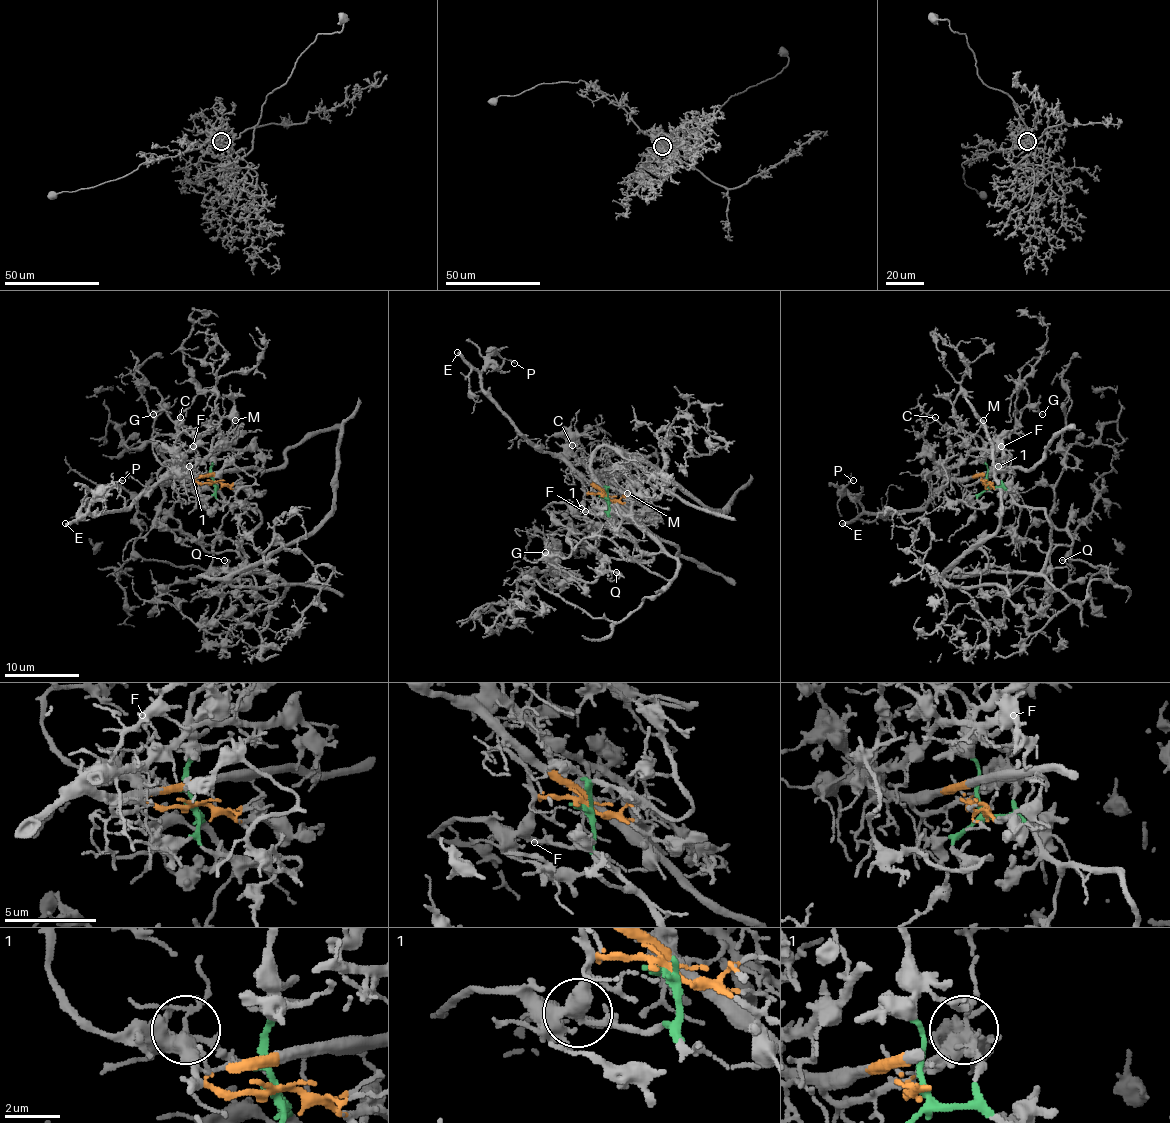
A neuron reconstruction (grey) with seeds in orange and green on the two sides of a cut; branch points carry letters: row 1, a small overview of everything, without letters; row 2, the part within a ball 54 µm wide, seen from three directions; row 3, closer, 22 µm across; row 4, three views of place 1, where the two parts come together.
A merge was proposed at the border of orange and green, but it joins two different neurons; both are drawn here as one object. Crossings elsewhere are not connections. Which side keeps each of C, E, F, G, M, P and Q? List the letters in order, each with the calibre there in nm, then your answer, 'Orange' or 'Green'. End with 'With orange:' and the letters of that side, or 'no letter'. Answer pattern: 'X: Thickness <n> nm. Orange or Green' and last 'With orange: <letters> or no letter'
C: Thickness 100 nm. Orange
E: Thickness 400 nm. Orange
F: Thickness 140 nm. Orange
G: Thickness 130 nm. Green
M: Thickness 130 nm. Green
P: Thickness 140 nm. Orange
Q: Thickness 110 nm. Green
With orange: C, E, F, P

